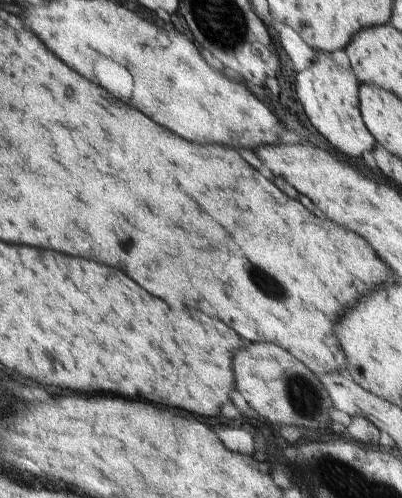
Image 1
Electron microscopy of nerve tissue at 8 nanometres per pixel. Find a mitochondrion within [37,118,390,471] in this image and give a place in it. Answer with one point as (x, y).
(302, 395)

